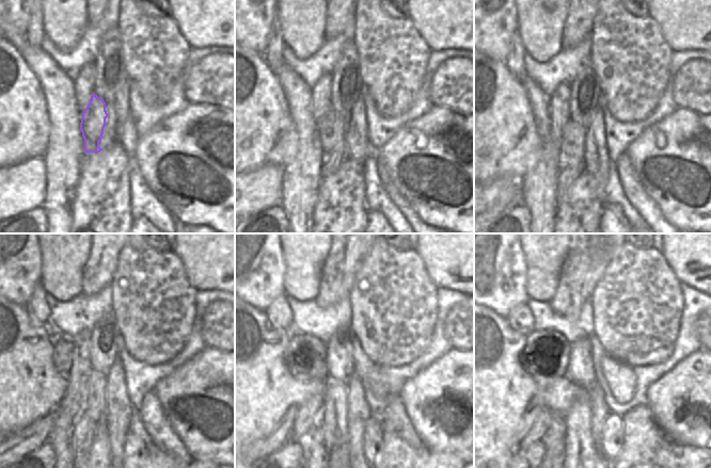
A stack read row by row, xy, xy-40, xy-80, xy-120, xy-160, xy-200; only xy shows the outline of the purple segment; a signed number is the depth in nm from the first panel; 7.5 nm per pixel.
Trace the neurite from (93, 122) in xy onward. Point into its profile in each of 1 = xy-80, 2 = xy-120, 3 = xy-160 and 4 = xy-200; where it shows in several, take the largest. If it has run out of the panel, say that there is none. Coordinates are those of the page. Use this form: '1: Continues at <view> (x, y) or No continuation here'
1: Continues at xy-80 (572, 146)
2: Continues at xy-120 (95, 404)
3: Continues at xy-160 (333, 417)
4: Continues at xy-200 (581, 450).

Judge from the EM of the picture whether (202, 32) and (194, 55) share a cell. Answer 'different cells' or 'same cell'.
different cells

